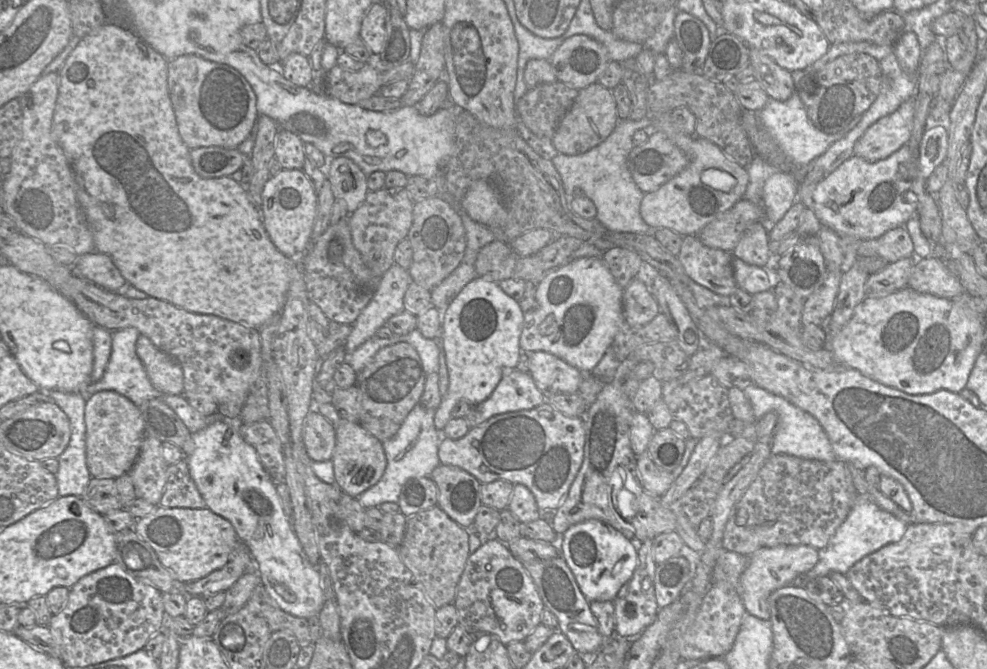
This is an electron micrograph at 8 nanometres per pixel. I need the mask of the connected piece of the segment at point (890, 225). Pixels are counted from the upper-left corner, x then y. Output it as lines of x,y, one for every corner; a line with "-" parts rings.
930,124
921,138
917,157
907,145
875,162
852,155
816,184
803,184
802,180
798,187
798,196
803,205
814,212
822,226
832,229
839,236
857,240
875,239
904,225
917,215
917,198
912,191
913,180
917,176
926,180
944,162
947,148
946,128
943,125

